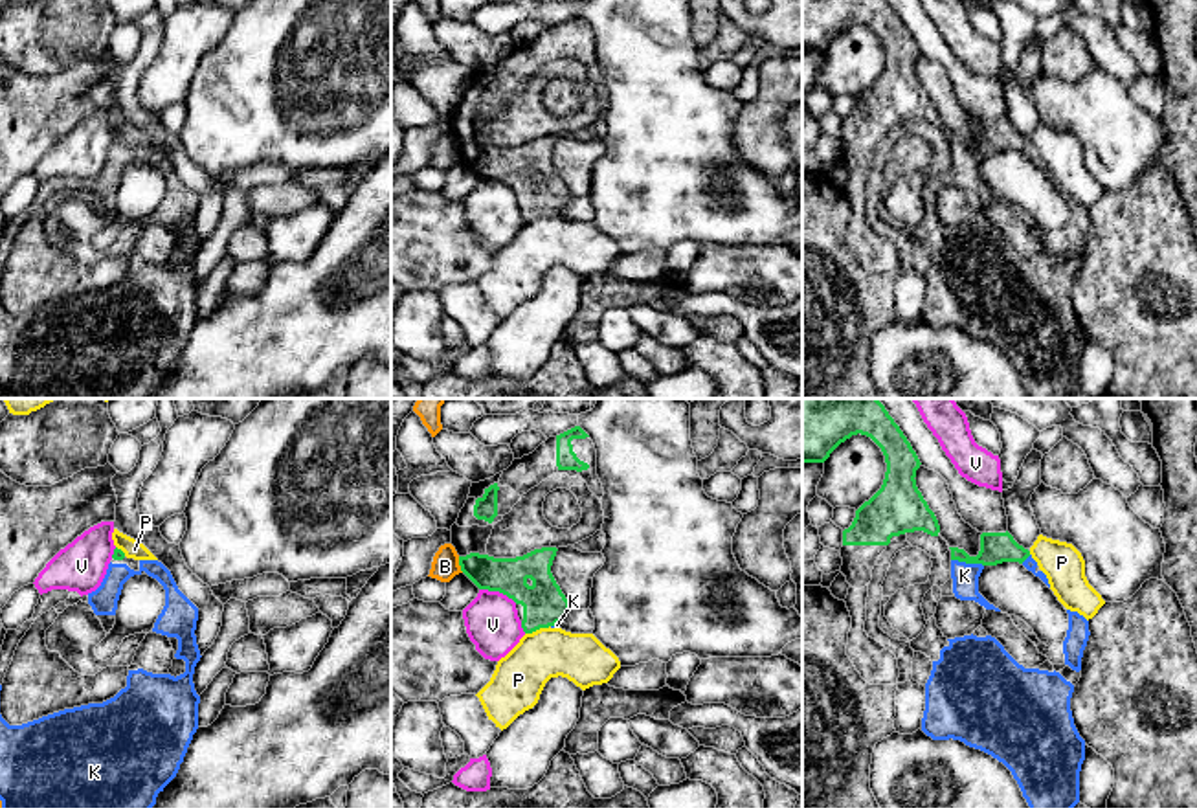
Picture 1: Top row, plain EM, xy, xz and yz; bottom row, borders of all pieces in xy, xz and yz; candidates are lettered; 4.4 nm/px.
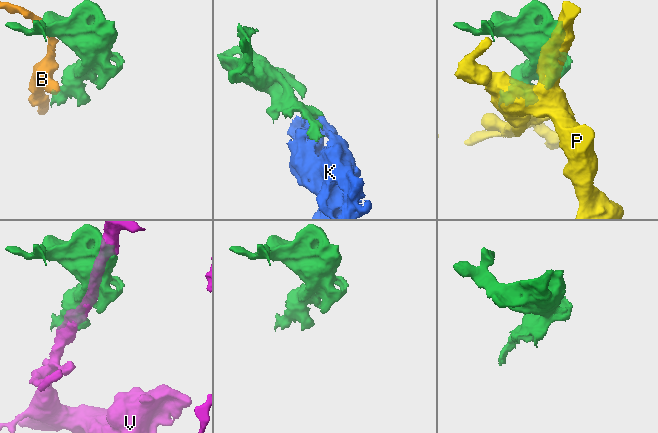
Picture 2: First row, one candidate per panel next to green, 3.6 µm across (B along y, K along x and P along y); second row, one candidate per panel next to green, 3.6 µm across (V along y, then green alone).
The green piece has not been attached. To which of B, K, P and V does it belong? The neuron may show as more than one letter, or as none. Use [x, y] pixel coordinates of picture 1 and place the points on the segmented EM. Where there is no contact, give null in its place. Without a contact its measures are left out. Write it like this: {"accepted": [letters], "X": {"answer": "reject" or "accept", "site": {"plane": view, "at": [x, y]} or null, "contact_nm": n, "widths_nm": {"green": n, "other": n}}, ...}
{"accepted": ["K"], "B": {"answer": "reject", "site": {"plane": "xz", "at": [459, 564]}, "contact_nm": 80, "widths_nm": {"green": 160, "other": 120}}, "K": {"answer": "accept", "site": {"plane": "yz", "at": [968, 562]}, "contact_nm": 150, "widths_nm": {"green": 140, "other": 110}}, "P": {"answer": "reject", "site": {"plane": "xz", "at": [536, 628]}, "contact_nm": 120, "widths_nm": {"green": 190, "other": 220}}, "V": {"answer": "reject", "site": {"plane": "xz", "at": [498, 590]}, "contact_nm": 180, "widths_nm": {"green": 190, "other": 240}}}

